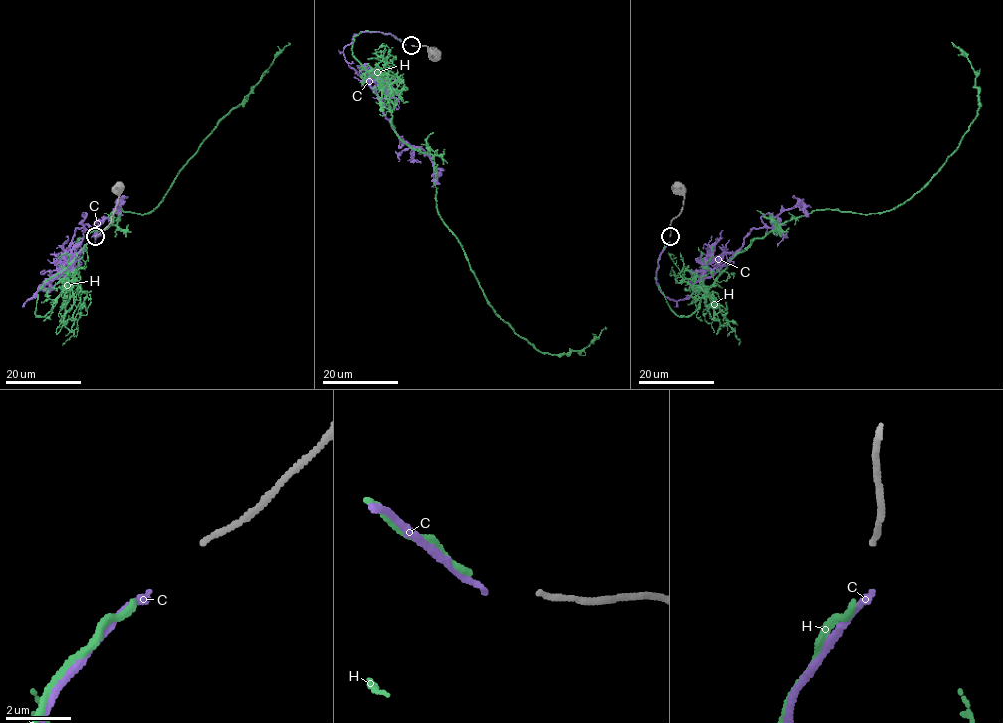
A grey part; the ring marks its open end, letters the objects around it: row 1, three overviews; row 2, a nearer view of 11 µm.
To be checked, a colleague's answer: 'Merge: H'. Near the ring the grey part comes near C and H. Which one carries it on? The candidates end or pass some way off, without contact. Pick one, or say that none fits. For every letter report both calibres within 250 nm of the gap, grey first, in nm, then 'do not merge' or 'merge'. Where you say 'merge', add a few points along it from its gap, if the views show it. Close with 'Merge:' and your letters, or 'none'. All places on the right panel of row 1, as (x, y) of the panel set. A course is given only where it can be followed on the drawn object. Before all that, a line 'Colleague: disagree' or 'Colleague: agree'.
Colleague: agree
C: 160 nm thick on the grey side, 170 nm on the other; do not merge
H: 160 nm thick on the grey side, 200 nm on the other; merge; it runs (668, 242), (655, 283), (689, 316), (729, 261), (777, 225), (911, 198), (976, 117), (975, 71), (951, 42)
Merge: H

